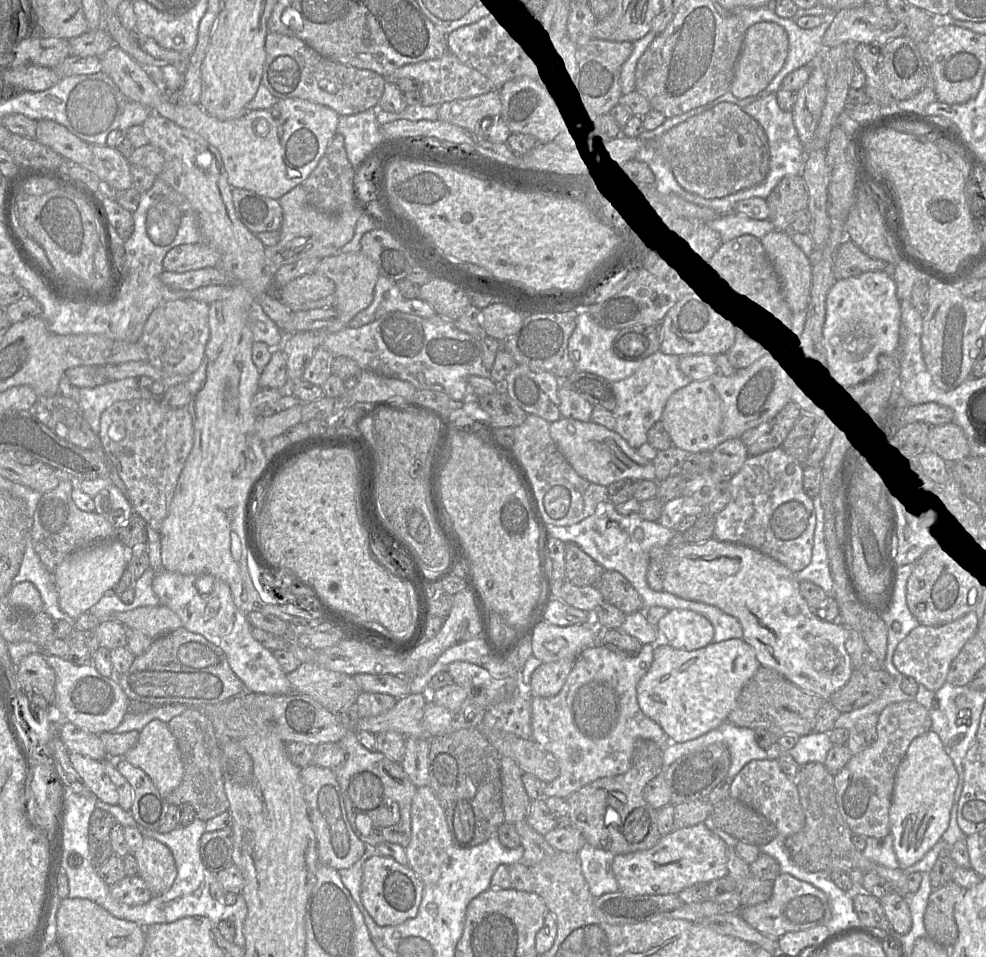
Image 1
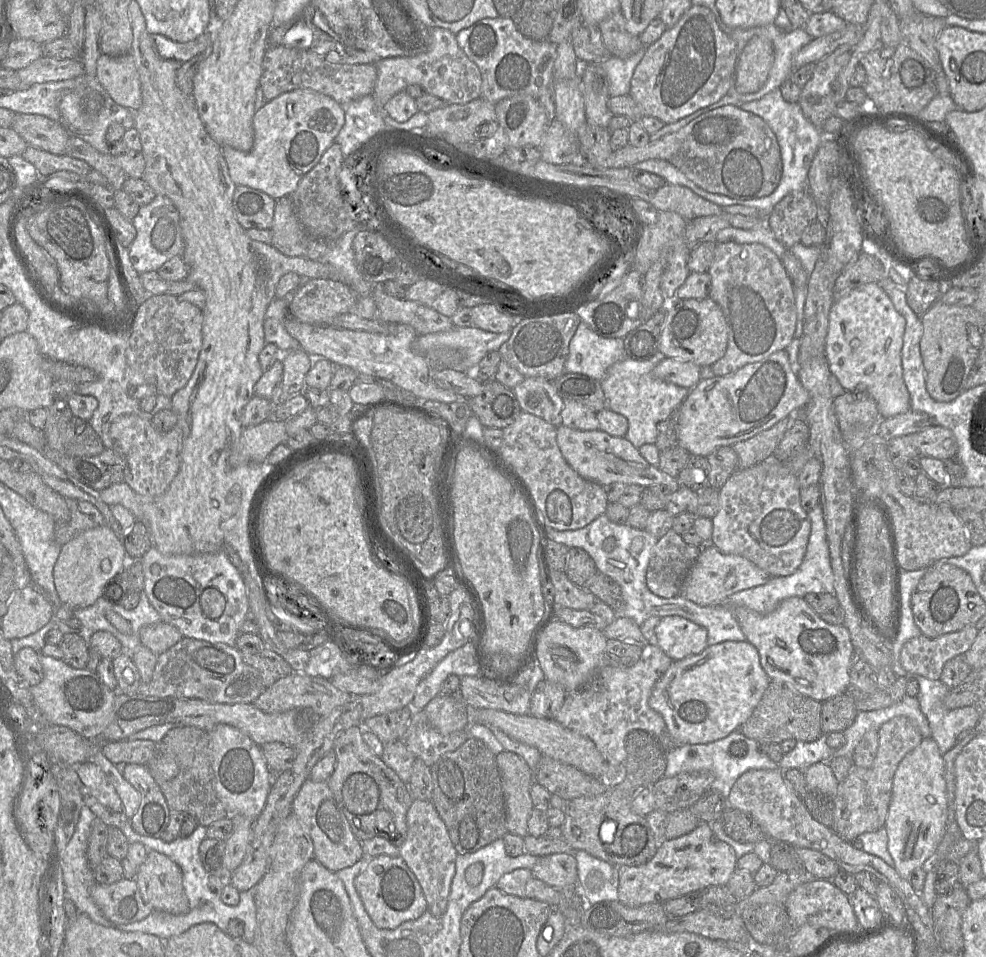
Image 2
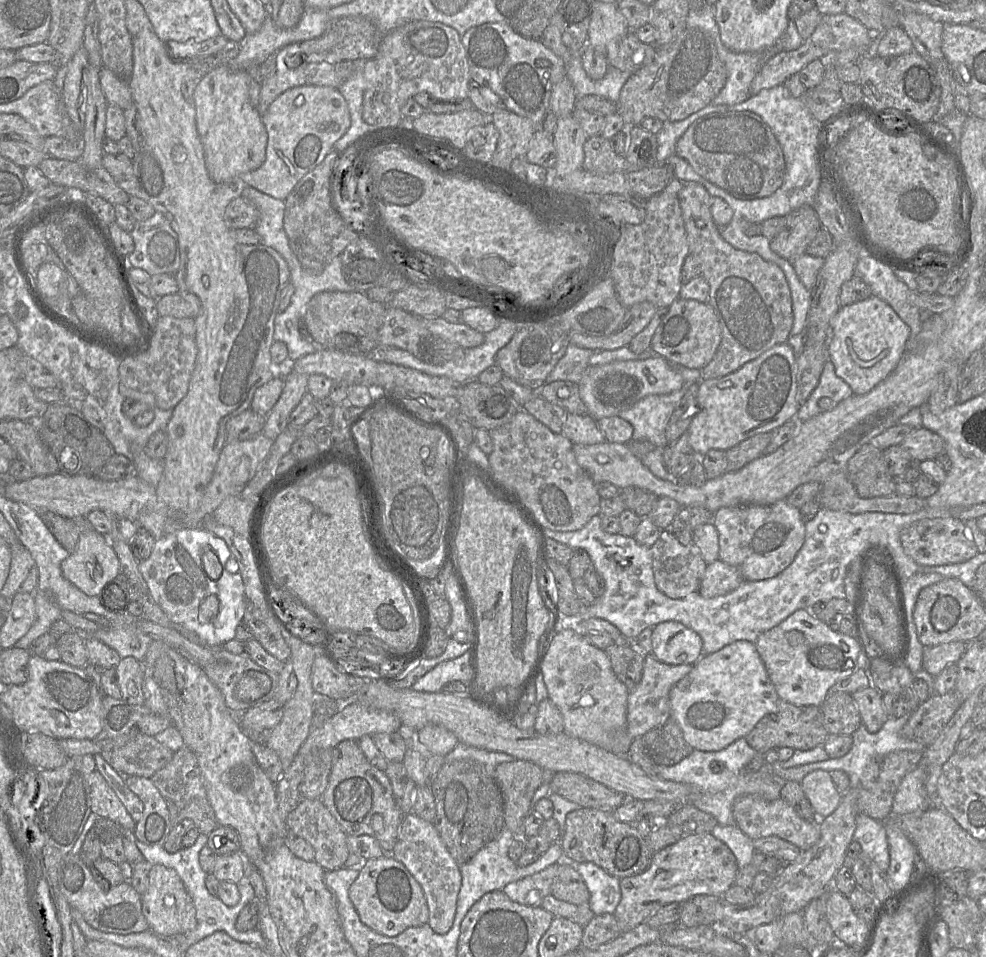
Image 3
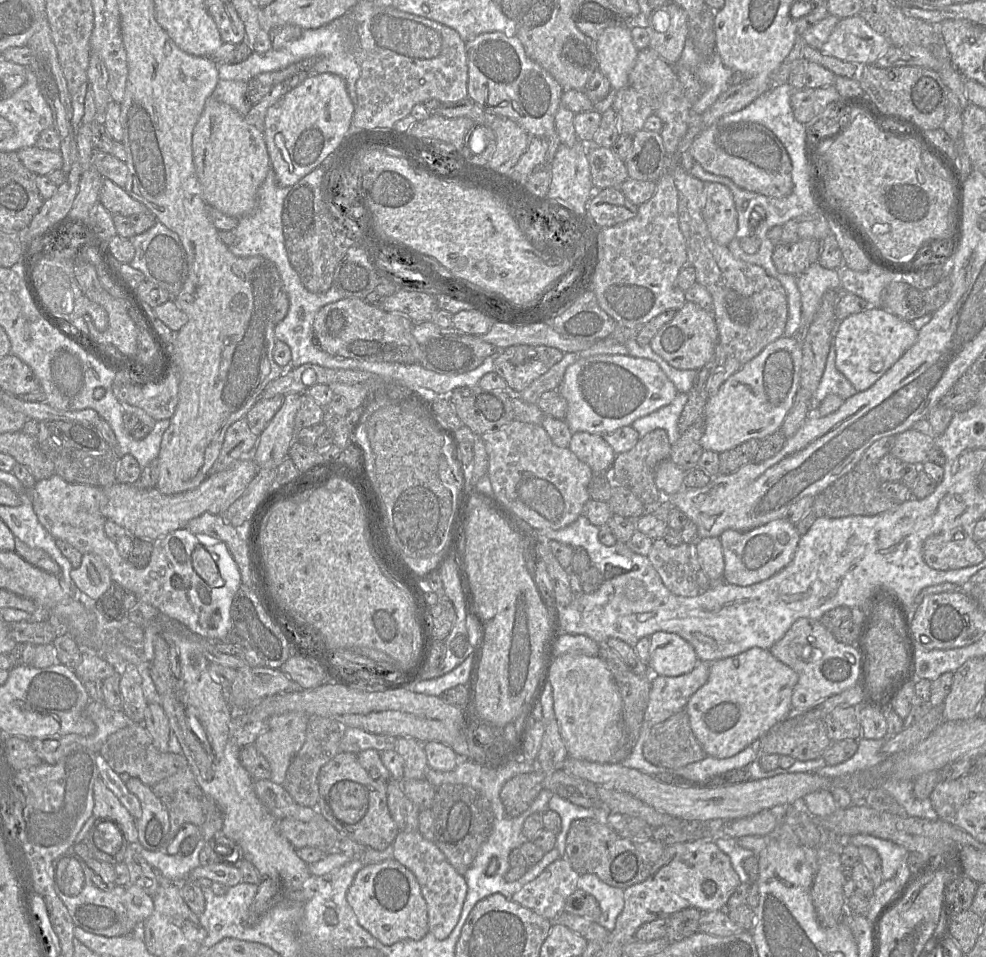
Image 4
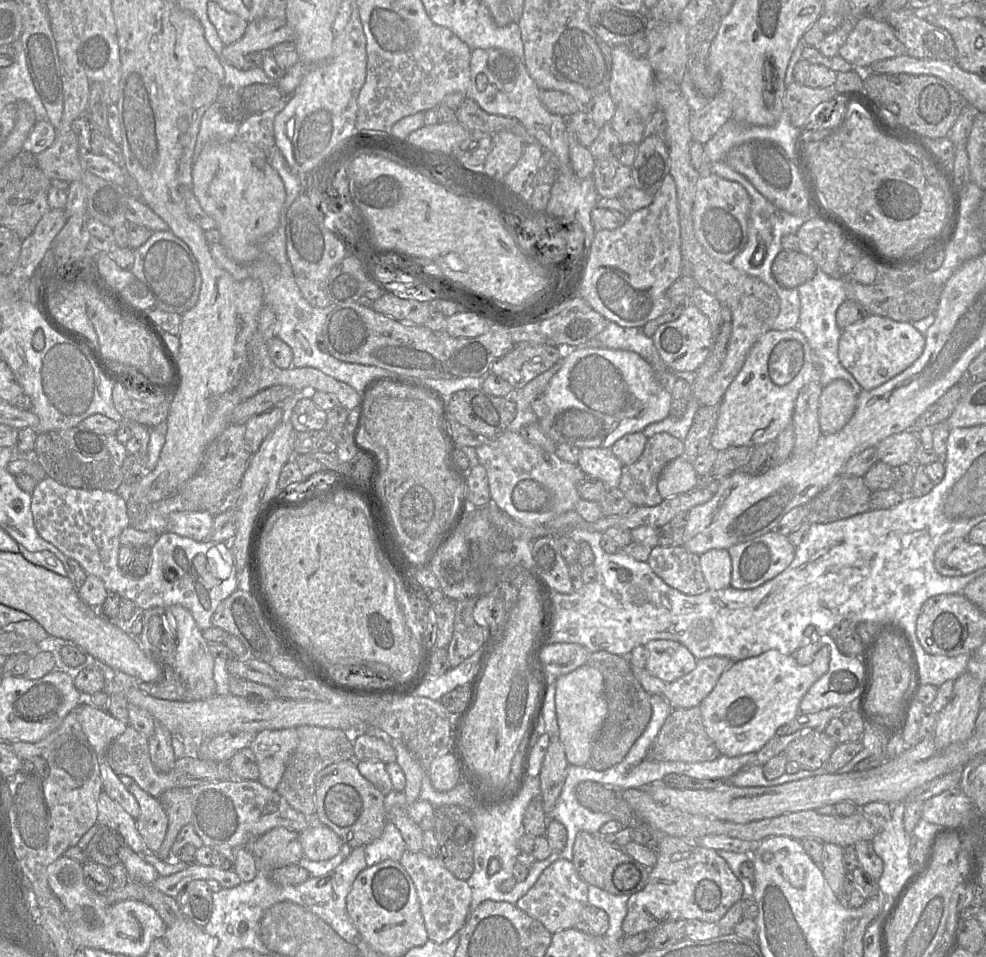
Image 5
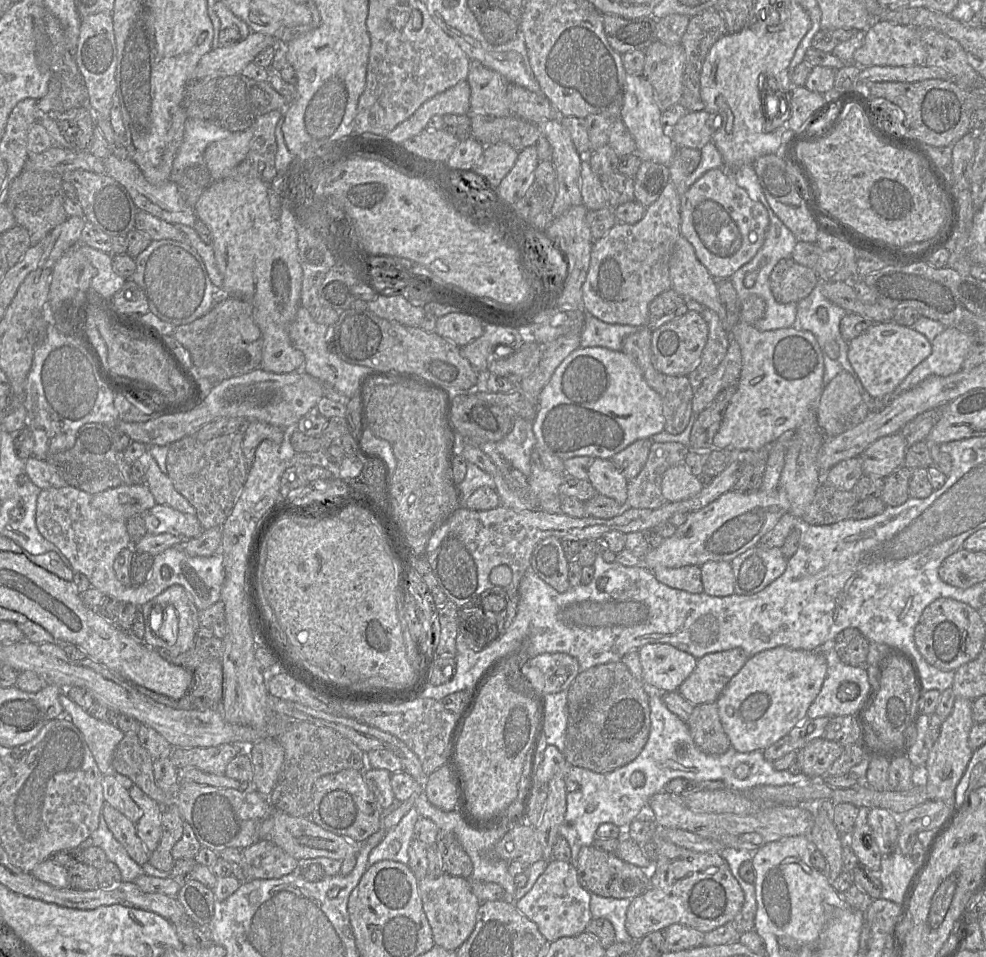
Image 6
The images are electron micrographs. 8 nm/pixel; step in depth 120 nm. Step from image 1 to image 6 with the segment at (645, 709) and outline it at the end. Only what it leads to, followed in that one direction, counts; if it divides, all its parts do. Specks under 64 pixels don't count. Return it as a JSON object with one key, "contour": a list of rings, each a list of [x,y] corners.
{"contour":[[[777,646],[750,656],[744,666],[728,682],[716,700],[719,717],[731,746],[739,752],[764,750],[794,726],[807,718],[807,710],[819,694],[827,673],[825,656],[816,651]]]}

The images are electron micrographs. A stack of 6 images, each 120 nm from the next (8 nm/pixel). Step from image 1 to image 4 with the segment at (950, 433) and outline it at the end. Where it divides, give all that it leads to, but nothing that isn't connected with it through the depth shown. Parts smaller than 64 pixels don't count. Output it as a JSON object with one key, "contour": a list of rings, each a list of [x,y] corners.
{"contour":[[[909,429],[895,436],[895,444],[890,453],[903,463],[921,465],[934,446],[934,436]]]}

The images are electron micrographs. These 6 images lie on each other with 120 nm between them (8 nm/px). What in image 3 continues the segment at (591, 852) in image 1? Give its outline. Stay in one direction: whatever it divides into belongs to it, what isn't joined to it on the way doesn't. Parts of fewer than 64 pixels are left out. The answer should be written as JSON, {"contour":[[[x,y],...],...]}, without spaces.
{"contour":[[[592,862],[574,865],[590,892],[588,906],[594,915],[614,914],[621,901],[620,879]]]}

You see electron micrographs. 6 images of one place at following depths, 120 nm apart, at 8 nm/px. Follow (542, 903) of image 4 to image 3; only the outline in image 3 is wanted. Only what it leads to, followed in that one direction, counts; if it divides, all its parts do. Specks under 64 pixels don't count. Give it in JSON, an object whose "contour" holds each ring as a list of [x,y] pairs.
{"contour":[[[560,863],[548,866],[546,869],[520,880],[508,883],[503,892],[519,904],[539,907],[543,899],[552,892],[552,884],[558,874]]]}

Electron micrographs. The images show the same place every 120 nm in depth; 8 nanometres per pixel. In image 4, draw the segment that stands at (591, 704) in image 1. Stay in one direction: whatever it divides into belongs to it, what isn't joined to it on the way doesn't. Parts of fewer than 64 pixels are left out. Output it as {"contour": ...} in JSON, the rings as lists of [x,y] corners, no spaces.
{"contour":[[[699,661],[692,671],[679,676],[652,675],[644,721],[656,725],[685,710],[690,697],[707,682],[711,663]]]}

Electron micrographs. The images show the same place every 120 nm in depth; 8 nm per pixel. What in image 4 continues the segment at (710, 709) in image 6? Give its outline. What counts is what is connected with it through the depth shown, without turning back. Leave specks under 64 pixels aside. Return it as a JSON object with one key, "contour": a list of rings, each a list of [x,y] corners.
{"contour":[[[686,710],[651,728],[643,755],[650,763],[669,769],[684,767],[708,756],[691,729]]]}

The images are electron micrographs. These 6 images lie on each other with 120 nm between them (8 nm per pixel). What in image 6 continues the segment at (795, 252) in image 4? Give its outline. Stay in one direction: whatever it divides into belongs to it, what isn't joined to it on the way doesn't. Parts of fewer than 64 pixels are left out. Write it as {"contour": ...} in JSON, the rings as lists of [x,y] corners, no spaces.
{"contour":[[[792,258],[781,259],[770,274],[770,289],[779,303],[798,303],[810,295],[820,282],[812,268],[798,264]]]}

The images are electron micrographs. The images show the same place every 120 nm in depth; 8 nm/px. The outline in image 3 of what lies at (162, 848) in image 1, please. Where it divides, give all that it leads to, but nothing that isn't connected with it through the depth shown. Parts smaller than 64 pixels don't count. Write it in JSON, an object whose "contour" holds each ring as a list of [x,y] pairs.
{"contour":[[[161,864],[151,866],[146,892],[141,896],[142,912],[149,929],[161,937],[172,937],[193,931],[197,926],[196,909],[177,872]]]}

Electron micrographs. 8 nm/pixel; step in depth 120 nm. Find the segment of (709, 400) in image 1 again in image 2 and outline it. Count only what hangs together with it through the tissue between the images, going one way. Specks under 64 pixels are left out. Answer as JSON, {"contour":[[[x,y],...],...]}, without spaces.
{"contour":[[[785,349],[776,351],[764,359],[749,363],[737,371],[712,378],[701,379],[682,401],[678,418],[677,444],[691,455],[707,457],[716,448],[733,446],[747,440],[761,431],[767,430],[789,415],[795,415],[809,401],[809,393],[800,383],[795,366],[789,361]]]}

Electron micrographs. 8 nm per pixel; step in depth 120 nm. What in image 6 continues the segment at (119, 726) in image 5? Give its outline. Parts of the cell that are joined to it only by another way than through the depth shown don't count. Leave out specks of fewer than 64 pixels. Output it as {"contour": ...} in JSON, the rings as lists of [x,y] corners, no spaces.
{"contour":[[[63,691],[59,696],[64,712],[82,733],[100,772],[108,774],[113,753],[125,733],[117,725],[93,718]]]}

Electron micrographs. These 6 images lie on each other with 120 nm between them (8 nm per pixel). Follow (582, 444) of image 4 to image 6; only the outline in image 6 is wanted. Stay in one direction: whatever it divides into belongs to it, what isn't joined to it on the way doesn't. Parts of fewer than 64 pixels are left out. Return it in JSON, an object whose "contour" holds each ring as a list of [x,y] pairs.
{"contour":[[[593,459],[588,475],[588,480],[598,494],[626,505],[628,480],[615,468],[611,459]]]}

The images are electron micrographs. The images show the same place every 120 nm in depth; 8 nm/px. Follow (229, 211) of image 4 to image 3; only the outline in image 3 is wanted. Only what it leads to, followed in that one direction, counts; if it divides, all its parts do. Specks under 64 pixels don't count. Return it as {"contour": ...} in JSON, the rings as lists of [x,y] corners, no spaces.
{"contour":[[[220,66],[203,76],[195,88],[196,127],[204,148],[207,171],[216,183],[238,181],[242,174],[258,169],[265,161],[268,135],[261,115],[250,103],[249,89],[252,78],[251,71]]]}

